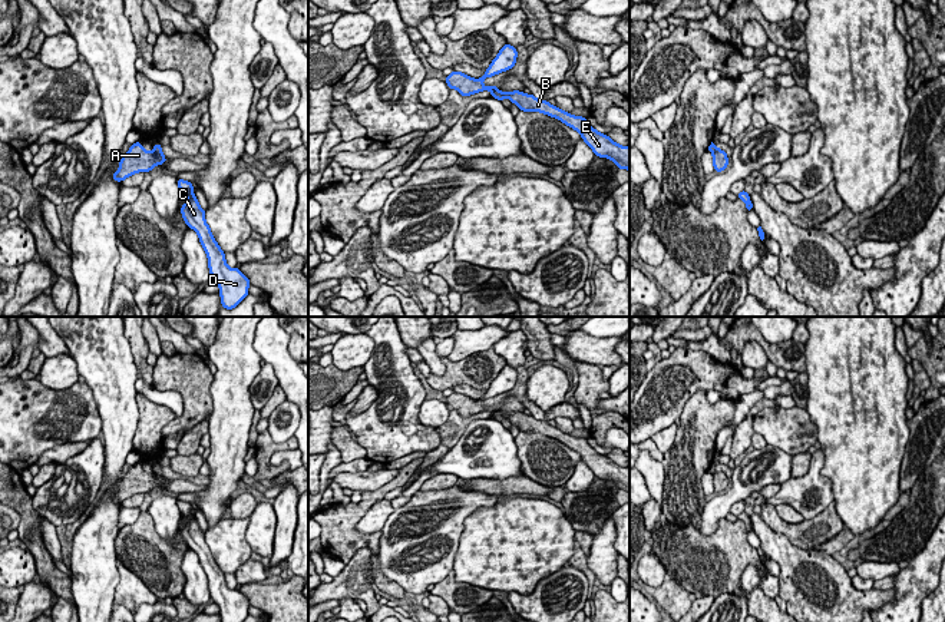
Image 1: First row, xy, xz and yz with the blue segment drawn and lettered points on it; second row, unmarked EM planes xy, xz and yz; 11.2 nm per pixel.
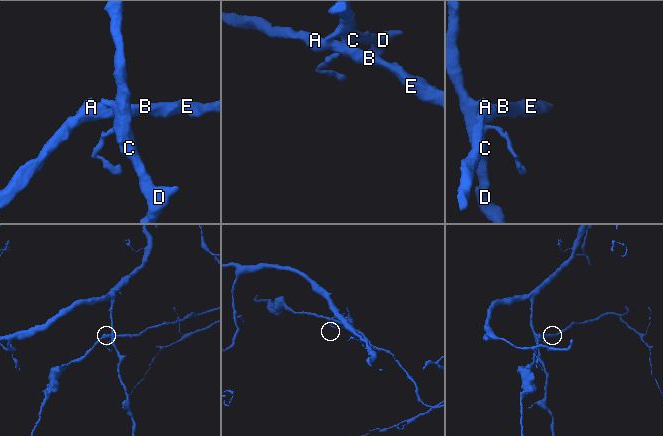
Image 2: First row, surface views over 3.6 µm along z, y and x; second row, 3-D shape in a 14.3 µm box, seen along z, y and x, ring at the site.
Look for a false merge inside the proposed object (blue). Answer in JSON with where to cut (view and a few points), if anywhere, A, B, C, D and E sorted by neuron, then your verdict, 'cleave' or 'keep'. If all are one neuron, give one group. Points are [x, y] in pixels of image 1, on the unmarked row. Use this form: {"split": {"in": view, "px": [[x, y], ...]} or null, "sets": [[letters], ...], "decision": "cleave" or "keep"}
{"split": {"in": "xy", "px": [[152, 472], [161, 476]]}, "sets": [["A", "B", "E"], ["C", "D"]], "decision": "cleave"}

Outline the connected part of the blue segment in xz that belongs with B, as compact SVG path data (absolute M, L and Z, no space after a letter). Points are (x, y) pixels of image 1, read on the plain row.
M452 393L446 397L446 404L449 410L456 410L462 417L469 417L479 414L482 411L489 411L490 416L503 421L508 418L511 424L516 424L519 431L523 433L541 433L548 437L556 439L569 449L575 450L585 464L594 472L595 477L611 480L619 490L630 492L630 469L615 464L609 457L595 451L587 439L574 437L568 433L561 431L556 427L552 427L548 421L536 420L533 416L526 416L523 413L500 413L496 407L483 407L482 400L473 400L460 393Z

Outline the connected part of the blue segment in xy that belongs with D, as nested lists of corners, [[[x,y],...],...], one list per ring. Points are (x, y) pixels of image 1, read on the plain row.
[[[176,500],[181,516],[188,522],[181,529],[184,542],[192,549],[201,562],[201,566],[208,578],[211,599],[219,606],[221,622],[242,622],[248,616],[250,601],[239,589],[229,589],[225,582],[225,575],[217,565],[211,549],[205,542],[205,532],[199,527],[194,506],[184,500]]]

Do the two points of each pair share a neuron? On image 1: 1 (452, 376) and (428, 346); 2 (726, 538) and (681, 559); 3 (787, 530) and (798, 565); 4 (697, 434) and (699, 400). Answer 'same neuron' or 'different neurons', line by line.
1: different neurons
2: same neuron
3: different neurons
4: same neuron

